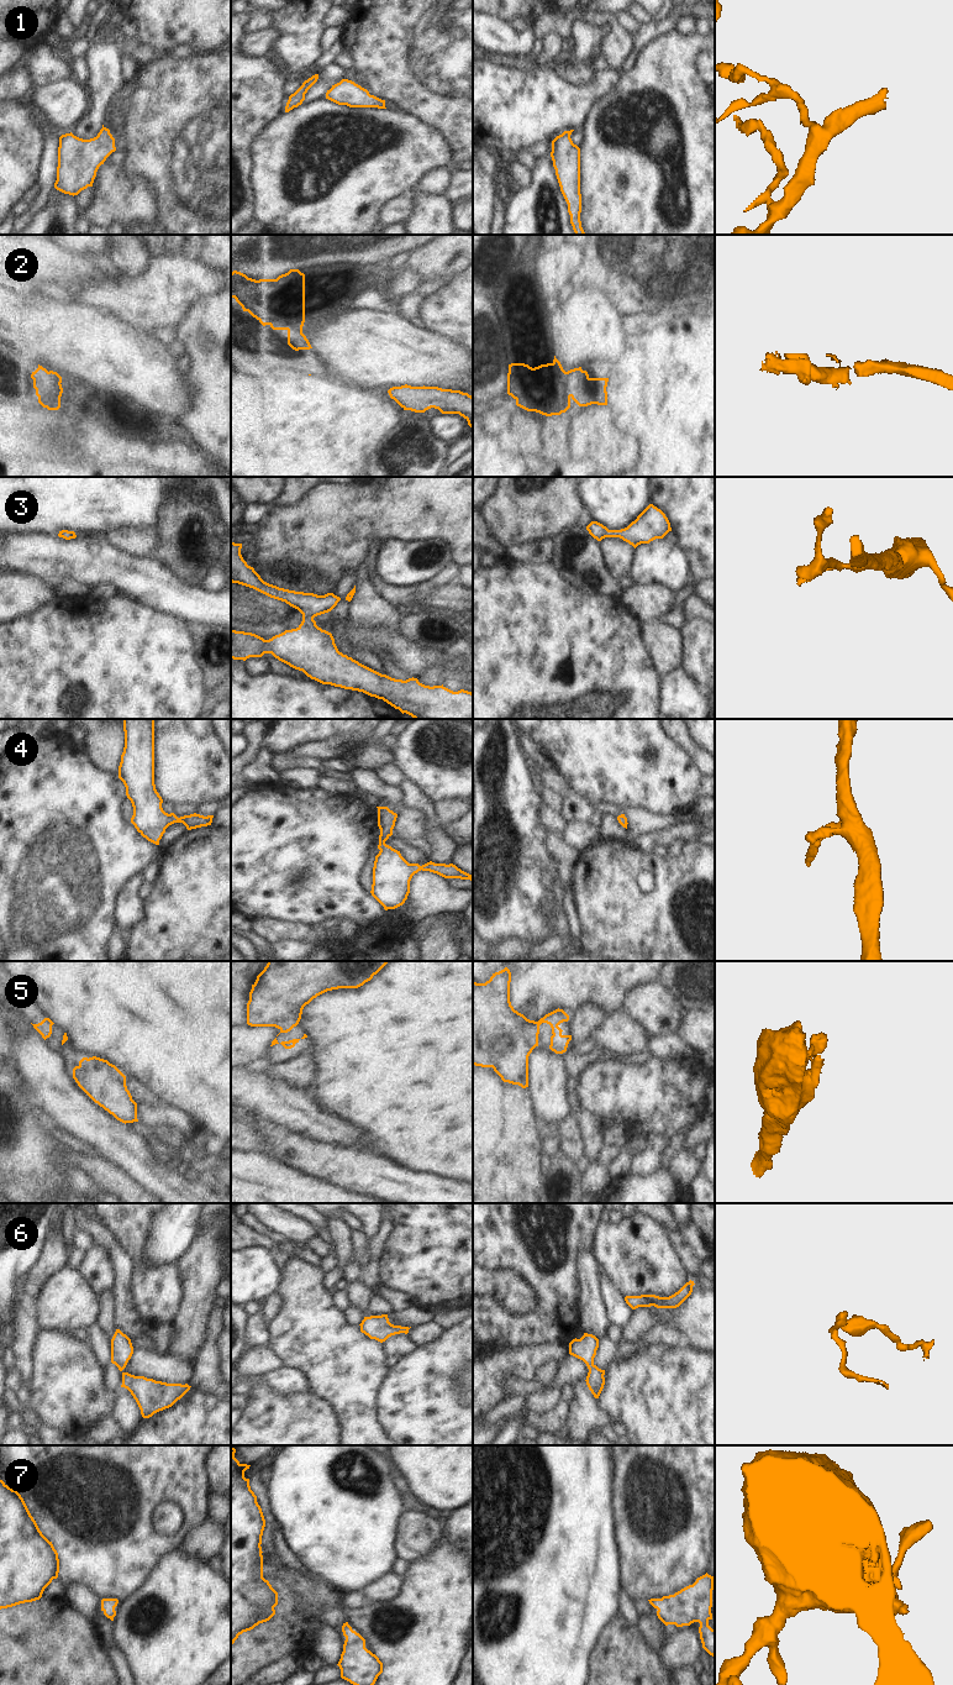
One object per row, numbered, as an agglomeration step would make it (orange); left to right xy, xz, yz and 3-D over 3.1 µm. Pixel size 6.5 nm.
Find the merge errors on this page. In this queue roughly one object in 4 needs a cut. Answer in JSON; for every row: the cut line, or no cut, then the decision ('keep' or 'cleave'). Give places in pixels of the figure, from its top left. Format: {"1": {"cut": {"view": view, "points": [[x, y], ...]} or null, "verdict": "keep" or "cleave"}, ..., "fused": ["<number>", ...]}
{"1": {"cut": null, "verdict": "keep"}, "2": {"cut": null, "verdict": "keep"}, "3": {"cut": null, "verdict": "keep"}, "4": {"cut": null, "verdict": "keep"}, "5": {"cut": null, "verdict": "keep"}, "6": {"cut": null, "verdict": "keep"}, "7": {"cut": null, "verdict": "keep"}, "fused": []}

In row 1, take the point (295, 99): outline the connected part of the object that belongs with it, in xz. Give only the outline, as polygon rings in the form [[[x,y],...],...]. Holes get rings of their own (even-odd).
[[[318,74],[312,75],[311,78],[305,80],[302,85],[294,94],[289,96],[289,100],[285,106],[285,112],[289,112],[294,107],[298,107],[299,105],[302,104],[302,101],[305,100],[305,94],[317,82],[317,79]]]

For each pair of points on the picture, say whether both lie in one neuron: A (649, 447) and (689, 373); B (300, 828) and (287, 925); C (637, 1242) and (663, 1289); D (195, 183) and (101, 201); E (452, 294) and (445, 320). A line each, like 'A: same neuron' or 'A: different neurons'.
A: same neuron
B: different neurons
C: same neuron
D: different neurons
E: same neuron

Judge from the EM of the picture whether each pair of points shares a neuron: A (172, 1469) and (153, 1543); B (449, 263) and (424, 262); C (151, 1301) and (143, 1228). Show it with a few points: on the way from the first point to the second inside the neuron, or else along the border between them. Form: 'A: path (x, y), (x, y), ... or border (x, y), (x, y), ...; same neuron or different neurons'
A: path (153, 1487), (143, 1497), (143, 1525); same neuron
B: path (443, 262), (430, 262); same neuron
C: path (151, 1282), (140, 1260), (140, 1247); same neuron

